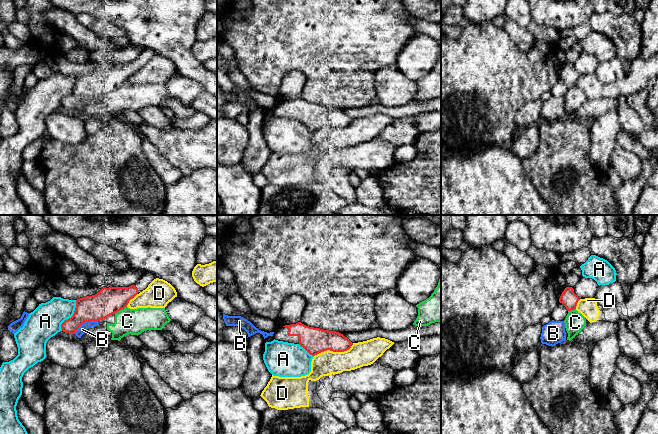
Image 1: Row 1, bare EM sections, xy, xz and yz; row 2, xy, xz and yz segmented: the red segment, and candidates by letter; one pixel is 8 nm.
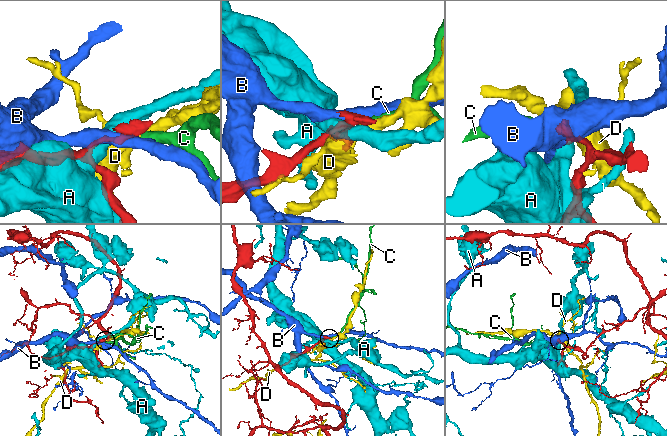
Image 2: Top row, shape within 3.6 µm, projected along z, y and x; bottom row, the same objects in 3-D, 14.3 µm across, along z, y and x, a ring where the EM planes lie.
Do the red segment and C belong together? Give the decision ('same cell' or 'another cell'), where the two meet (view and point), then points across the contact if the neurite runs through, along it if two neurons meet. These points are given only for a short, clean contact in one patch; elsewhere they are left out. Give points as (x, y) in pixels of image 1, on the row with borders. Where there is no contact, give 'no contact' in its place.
another cell; contact xy (120, 309)

